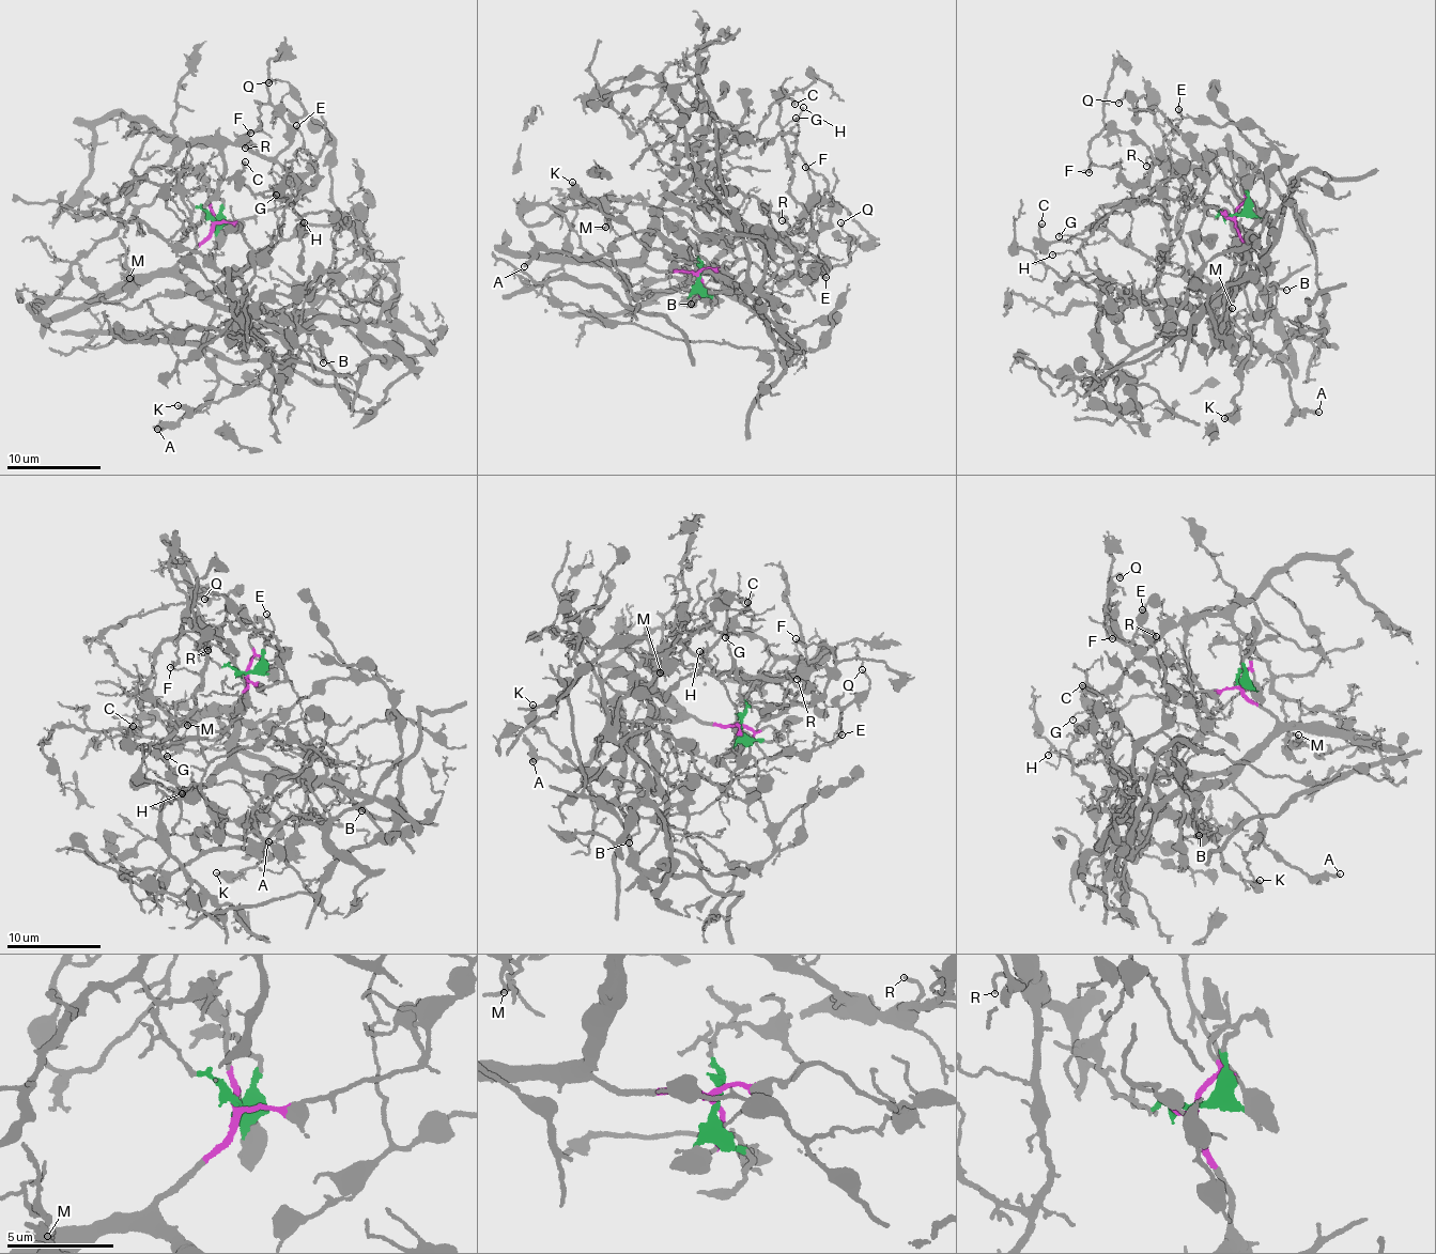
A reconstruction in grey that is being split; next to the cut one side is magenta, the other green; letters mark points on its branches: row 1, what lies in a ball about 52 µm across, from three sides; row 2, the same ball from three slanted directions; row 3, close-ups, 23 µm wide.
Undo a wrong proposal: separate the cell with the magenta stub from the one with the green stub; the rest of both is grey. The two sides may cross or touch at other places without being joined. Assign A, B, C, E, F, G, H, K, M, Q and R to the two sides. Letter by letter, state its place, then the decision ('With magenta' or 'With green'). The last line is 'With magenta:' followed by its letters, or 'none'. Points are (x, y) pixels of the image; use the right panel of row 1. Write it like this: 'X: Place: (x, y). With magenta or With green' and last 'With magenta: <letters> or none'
A: Place: (1318, 412). With magenta
B: Place: (1286, 290). With magenta
C: Place: (1041, 223). With green
E: Place: (1178, 109). With magenta
F: Place: (1089, 172). With green
G: Place: (1059, 236). With green
H: Place: (1052, 254). With green
K: Place: (1224, 418). With magenta
M: Place: (1232, 308). With green
Q: Place: (1118, 103). With magenta
R: Place: (1146, 166). With green
With magenta: A, B, E, K, Q

